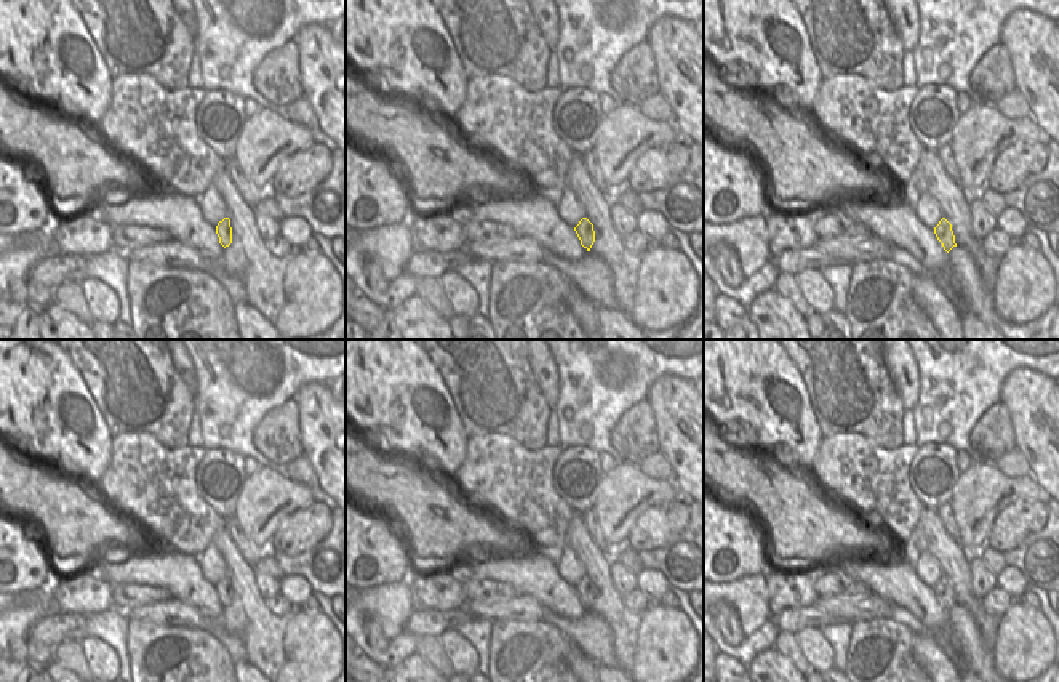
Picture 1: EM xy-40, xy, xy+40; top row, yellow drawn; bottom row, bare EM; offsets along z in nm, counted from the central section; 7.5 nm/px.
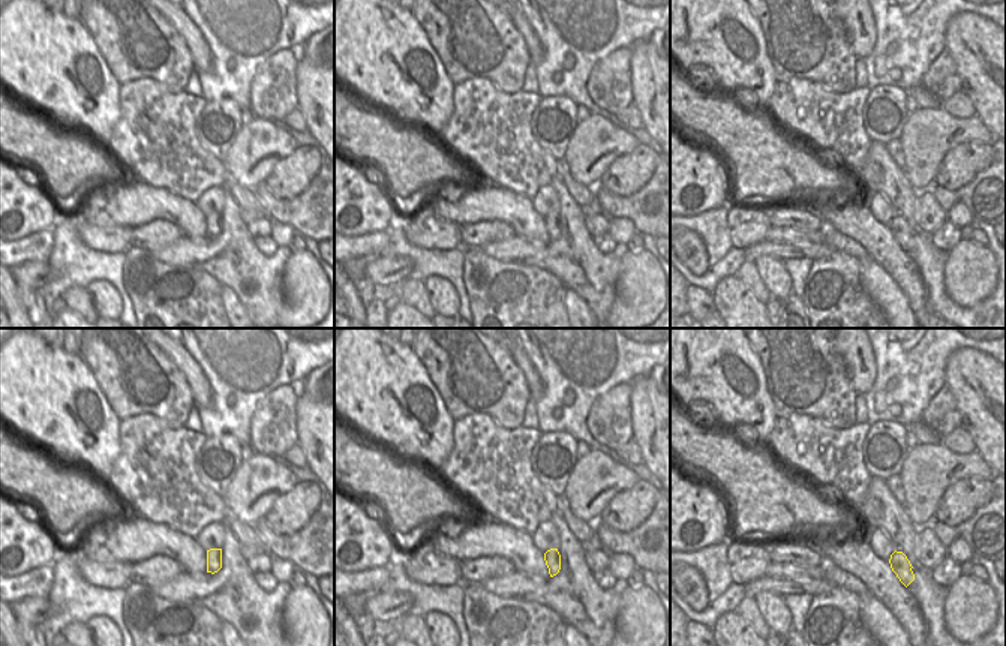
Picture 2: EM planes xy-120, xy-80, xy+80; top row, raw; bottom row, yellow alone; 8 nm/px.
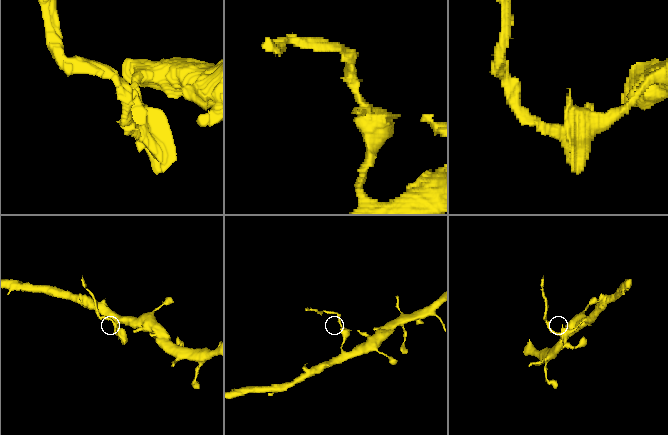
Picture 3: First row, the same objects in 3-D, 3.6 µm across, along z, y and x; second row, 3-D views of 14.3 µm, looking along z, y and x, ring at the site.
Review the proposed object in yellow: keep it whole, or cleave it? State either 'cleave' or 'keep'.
cleave

